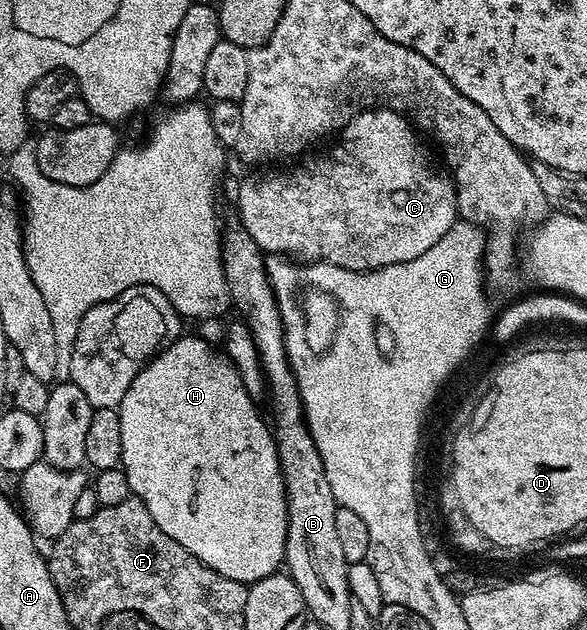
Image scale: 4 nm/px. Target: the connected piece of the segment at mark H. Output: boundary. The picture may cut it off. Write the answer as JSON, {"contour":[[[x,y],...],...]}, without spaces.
{"contour":[[[183,334],[171,344],[165,345],[153,360],[147,363],[145,368],[132,378],[132,386],[128,386],[128,394],[124,394],[122,403],[118,405],[118,417],[120,418],[120,442],[122,443],[123,472],[128,474],[128,486],[131,493],[137,499],[148,506],[148,514],[168,534],[168,538],[176,538],[184,550],[188,550],[196,558],[200,558],[208,567],[224,574],[226,578],[232,578],[244,585],[255,584],[260,578],[268,578],[272,573],[283,567],[286,559],[286,535],[288,534],[288,502],[286,501],[286,487],[280,470],[280,458],[278,447],[274,444],[274,433],[271,425],[262,421],[238,368],[225,356],[218,352],[215,345],[204,341],[197,334]]]}

